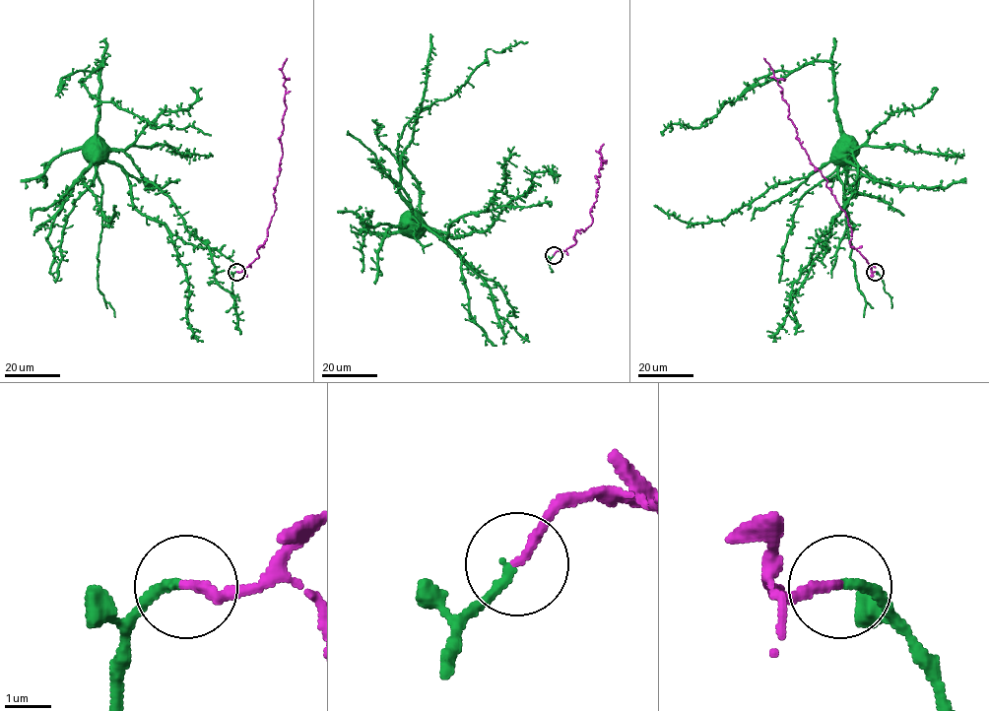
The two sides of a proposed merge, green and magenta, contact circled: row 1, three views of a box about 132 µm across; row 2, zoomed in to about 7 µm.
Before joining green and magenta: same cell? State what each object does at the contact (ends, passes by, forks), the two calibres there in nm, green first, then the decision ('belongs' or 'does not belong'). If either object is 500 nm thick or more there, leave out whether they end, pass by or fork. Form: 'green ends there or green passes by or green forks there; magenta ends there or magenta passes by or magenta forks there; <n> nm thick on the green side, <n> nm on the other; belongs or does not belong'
green ends there; magenta ends there; 200 nm thick on the green side, 190 nm on the other; belongs

